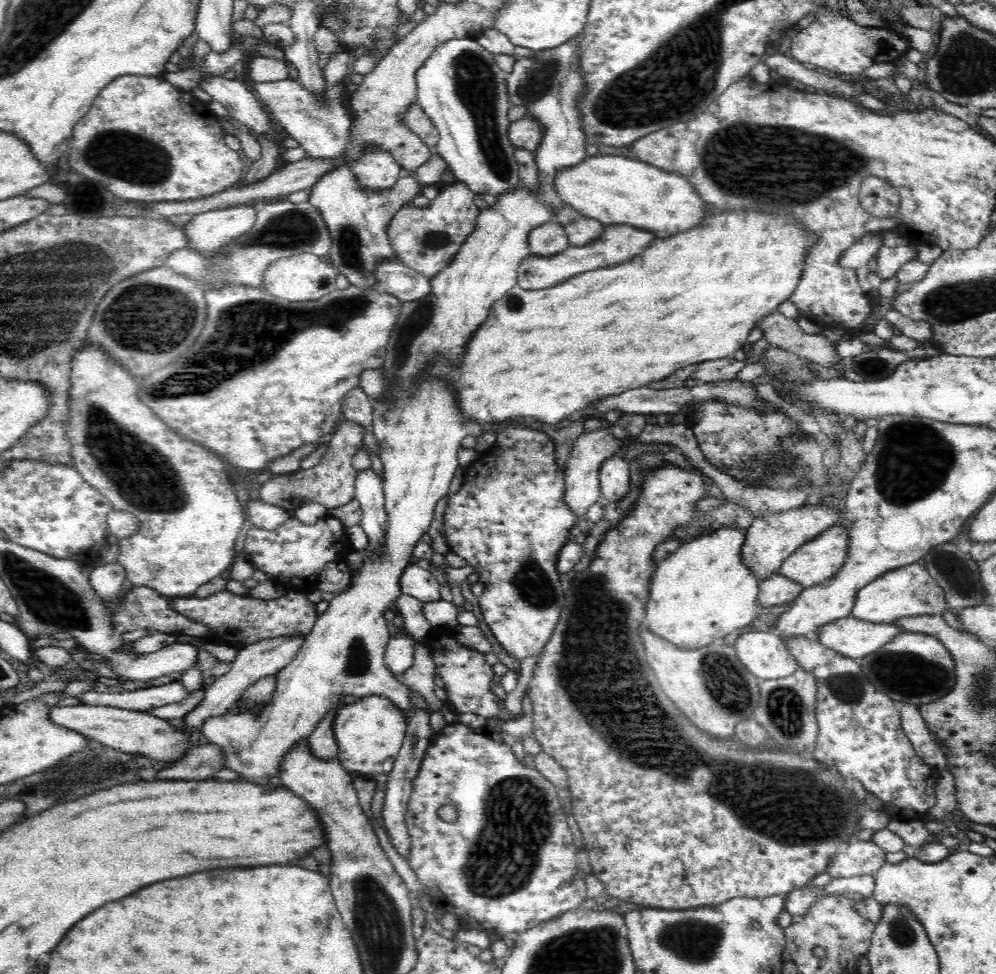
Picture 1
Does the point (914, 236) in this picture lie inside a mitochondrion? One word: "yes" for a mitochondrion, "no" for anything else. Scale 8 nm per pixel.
no

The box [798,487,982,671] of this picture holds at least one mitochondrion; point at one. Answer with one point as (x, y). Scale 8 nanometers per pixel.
(956, 574)

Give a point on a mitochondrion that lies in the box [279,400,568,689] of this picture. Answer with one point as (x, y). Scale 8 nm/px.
(532, 585)

